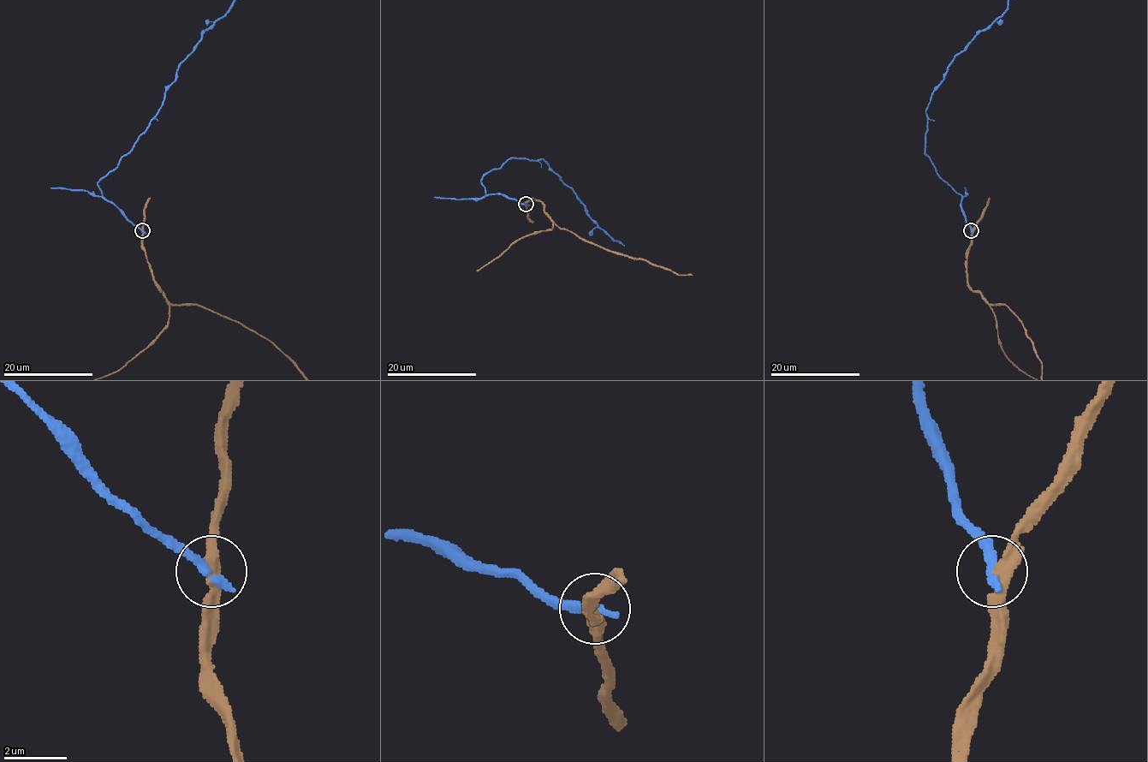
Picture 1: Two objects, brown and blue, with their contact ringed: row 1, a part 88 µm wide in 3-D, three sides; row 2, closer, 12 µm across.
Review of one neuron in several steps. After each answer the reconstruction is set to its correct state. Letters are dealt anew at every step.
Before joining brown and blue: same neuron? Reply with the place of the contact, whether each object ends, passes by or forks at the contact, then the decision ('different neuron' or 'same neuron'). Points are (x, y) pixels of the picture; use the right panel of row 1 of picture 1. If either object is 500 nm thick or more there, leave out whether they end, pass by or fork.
(971, 230) | brown passes by | blue ends | different neuron

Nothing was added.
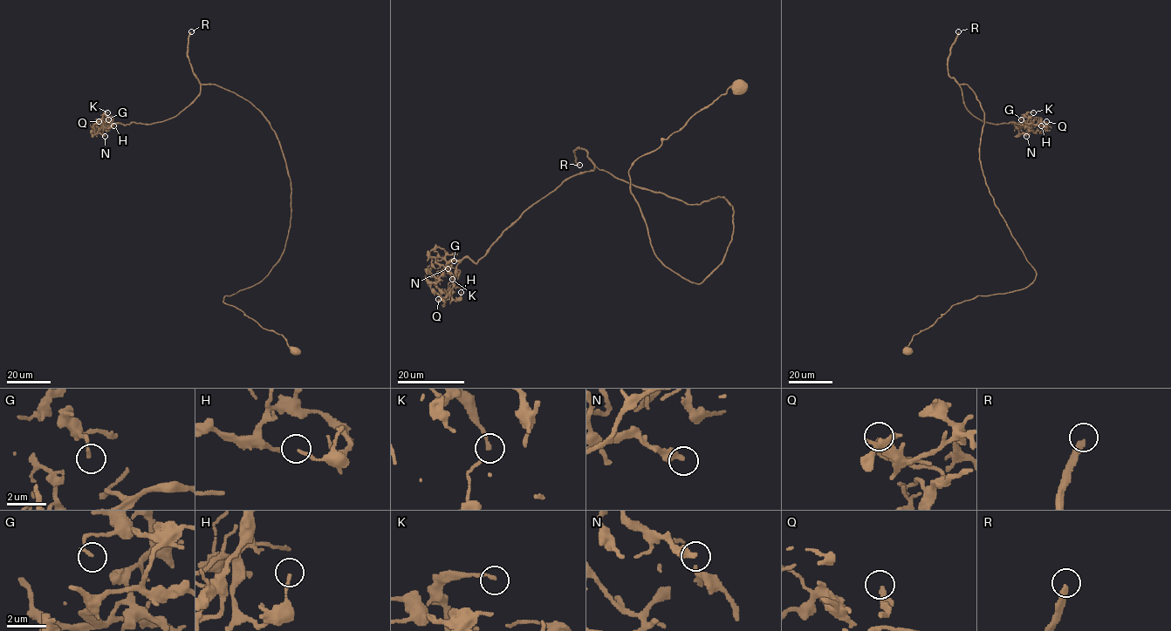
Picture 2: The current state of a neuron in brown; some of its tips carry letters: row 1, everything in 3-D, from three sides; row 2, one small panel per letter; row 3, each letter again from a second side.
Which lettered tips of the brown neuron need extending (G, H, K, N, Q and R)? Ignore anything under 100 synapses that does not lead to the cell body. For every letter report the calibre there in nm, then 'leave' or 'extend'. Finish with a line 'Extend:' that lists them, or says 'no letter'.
G: 140 nm thick; leave
H: 150 nm thick; leave
K: 160 nm thick; leave
N: 380 nm thick; leave
Q: 280 nm thick; leave
R: 280 nm thick; extend
Extend: R

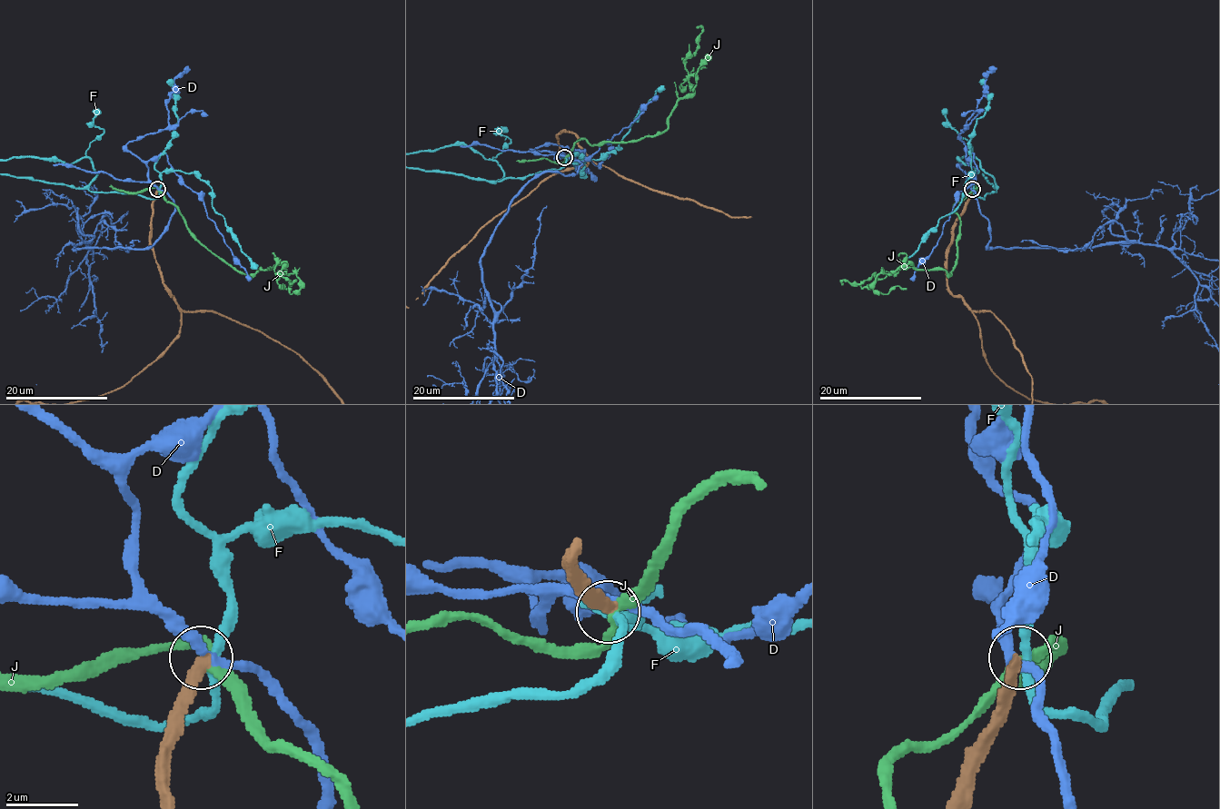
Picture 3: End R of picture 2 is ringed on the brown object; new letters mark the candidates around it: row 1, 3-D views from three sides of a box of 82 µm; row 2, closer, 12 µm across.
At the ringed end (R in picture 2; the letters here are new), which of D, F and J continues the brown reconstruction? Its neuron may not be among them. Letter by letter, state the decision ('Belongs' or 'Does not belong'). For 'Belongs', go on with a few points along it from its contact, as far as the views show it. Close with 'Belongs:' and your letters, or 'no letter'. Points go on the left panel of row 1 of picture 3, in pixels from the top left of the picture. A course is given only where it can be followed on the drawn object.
D: Does not belong
F: Does not belong
J: Does not belong
Belongs: no letter

